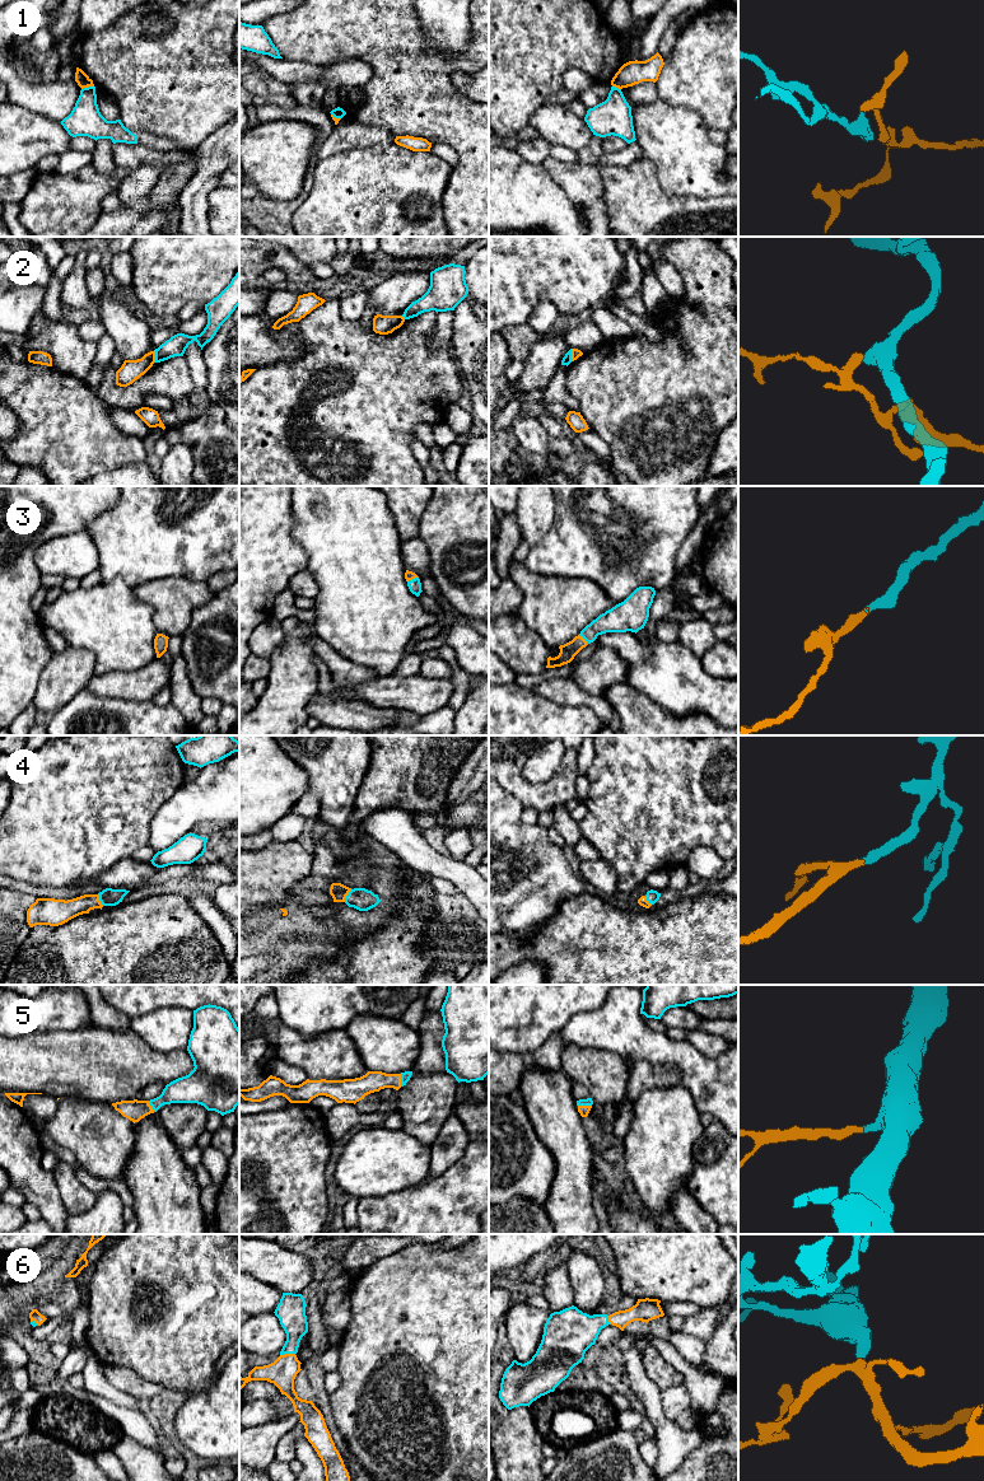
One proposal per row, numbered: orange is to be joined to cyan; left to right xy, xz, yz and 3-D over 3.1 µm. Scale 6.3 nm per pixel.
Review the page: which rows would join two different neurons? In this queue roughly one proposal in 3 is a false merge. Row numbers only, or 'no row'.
1, 2

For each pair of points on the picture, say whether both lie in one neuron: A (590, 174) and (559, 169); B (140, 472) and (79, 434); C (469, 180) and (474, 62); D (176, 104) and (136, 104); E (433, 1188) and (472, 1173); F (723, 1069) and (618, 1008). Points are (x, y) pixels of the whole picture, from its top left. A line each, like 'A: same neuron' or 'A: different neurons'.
A: same neuron
B: different neurons
C: same neuron
D: same neuron
E: same neuron
F: same neuron

